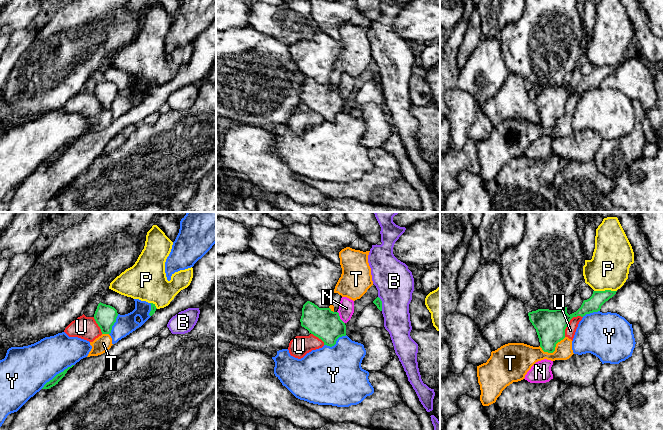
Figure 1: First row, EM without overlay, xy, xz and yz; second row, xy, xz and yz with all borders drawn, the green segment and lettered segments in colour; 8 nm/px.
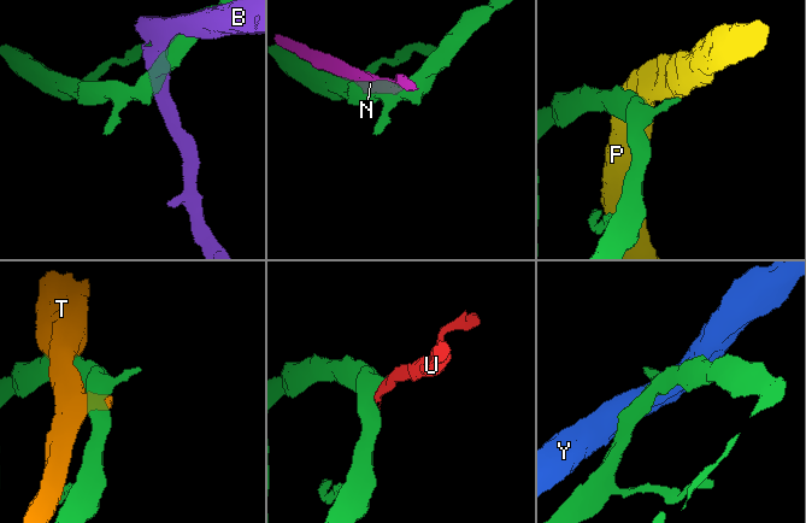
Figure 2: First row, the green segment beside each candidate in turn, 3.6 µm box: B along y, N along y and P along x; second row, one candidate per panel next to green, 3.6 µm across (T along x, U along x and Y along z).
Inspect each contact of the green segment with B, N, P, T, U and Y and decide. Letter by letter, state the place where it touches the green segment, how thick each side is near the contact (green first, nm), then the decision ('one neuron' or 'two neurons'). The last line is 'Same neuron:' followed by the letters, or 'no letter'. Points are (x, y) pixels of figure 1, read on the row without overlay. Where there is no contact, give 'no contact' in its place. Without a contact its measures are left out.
B: xz (381, 79) | 60/300 nm | two neurons
N: xz (339, 93) | 240/130 nm | two neurons
P: yz (605, 66) | 120/320 nm | two neurons
T: yz (554, 126) | 240/200 nm | two neurons
U: yz (569, 97) | 240/90 nm | two neurons
Y: xy (57, 150) | 60/380 nm | two neurons
Same neuron: no letter

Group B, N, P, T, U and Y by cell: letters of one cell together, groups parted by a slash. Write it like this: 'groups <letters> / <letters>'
groups B / N / P / T U / Y

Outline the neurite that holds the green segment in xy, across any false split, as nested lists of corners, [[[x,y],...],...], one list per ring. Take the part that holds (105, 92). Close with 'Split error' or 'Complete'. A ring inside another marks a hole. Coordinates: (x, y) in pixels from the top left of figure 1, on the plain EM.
[[[99,79],[94,90],[94,95],[101,105],[102,110],[110,110],[112,102],[118,92],[117,86],[103,79]]]. Complete

